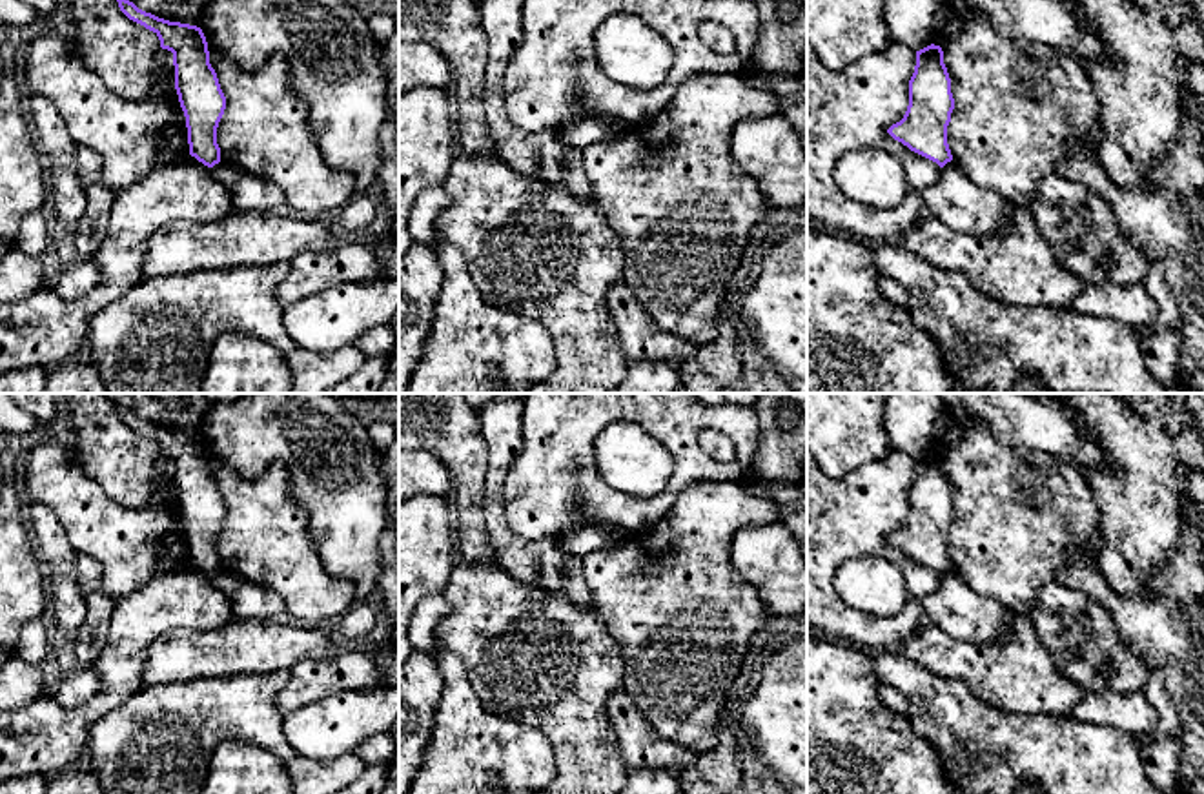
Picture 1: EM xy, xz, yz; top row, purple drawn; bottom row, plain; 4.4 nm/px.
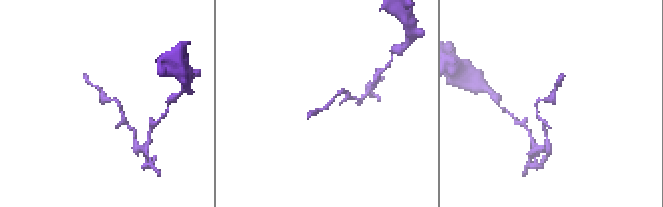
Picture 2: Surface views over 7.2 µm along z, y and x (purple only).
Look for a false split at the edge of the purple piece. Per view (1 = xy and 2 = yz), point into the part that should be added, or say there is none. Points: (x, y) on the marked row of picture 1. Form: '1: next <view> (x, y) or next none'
1: next none
2: next none

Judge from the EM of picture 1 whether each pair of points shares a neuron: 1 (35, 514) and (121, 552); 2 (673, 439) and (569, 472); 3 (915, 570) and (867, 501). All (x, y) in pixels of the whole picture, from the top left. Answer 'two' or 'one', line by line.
1: two
2: one
3: one

